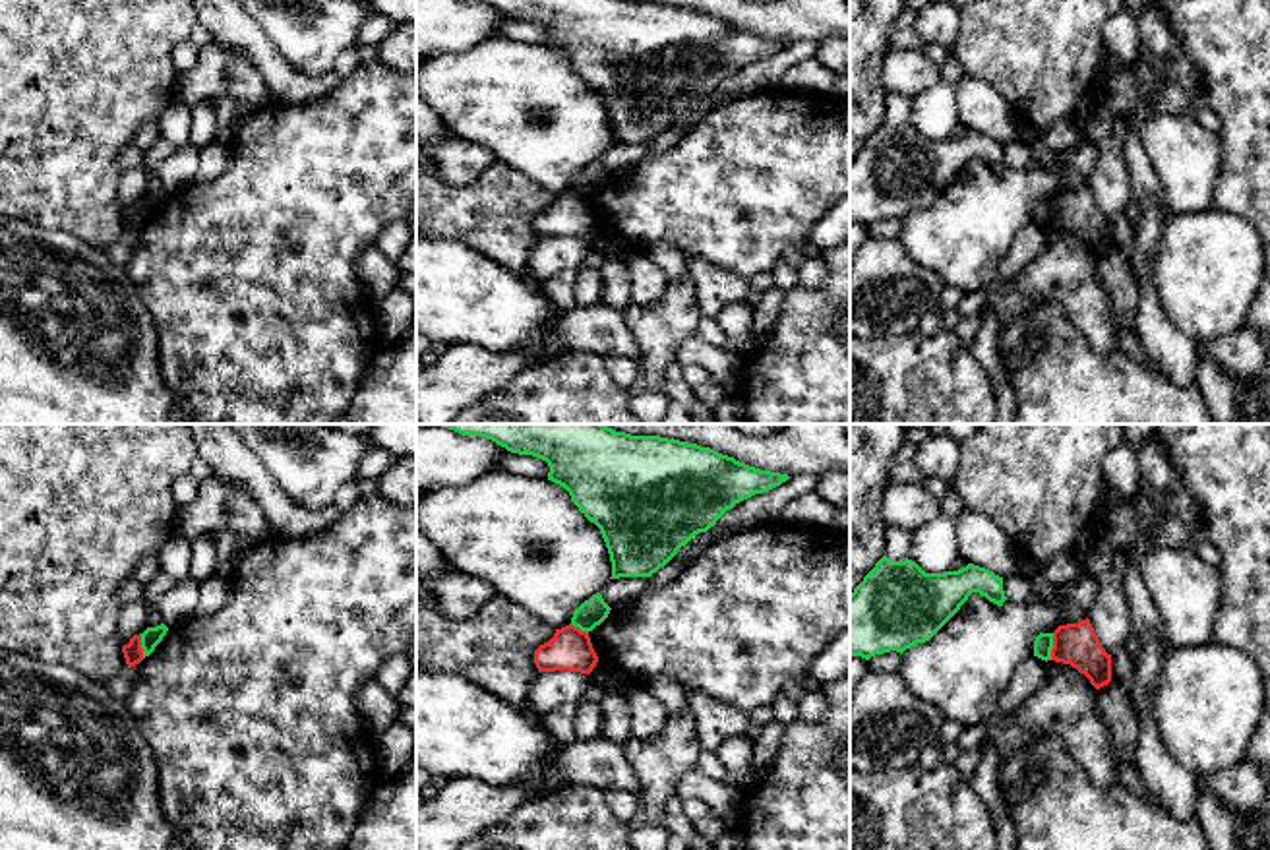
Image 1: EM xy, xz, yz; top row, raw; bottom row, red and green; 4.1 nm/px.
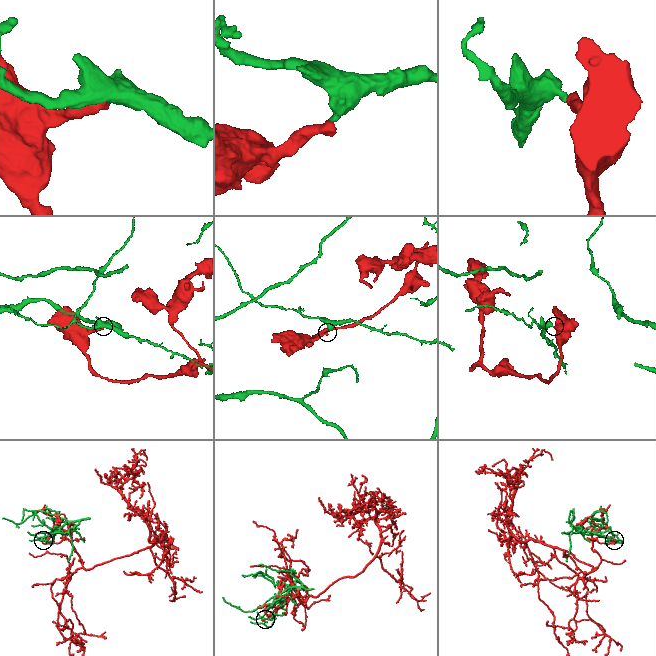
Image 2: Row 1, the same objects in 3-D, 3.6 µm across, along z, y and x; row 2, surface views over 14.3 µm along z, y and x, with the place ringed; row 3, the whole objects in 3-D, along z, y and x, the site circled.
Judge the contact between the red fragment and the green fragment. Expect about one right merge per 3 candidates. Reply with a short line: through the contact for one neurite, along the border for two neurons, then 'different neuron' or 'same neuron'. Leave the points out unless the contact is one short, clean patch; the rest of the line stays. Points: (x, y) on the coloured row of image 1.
line yz (1054, 634), (1050, 659); different neuron

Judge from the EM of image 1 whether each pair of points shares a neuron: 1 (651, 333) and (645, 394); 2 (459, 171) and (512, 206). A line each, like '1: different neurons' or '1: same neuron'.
1: same neuron
2: different neurons

